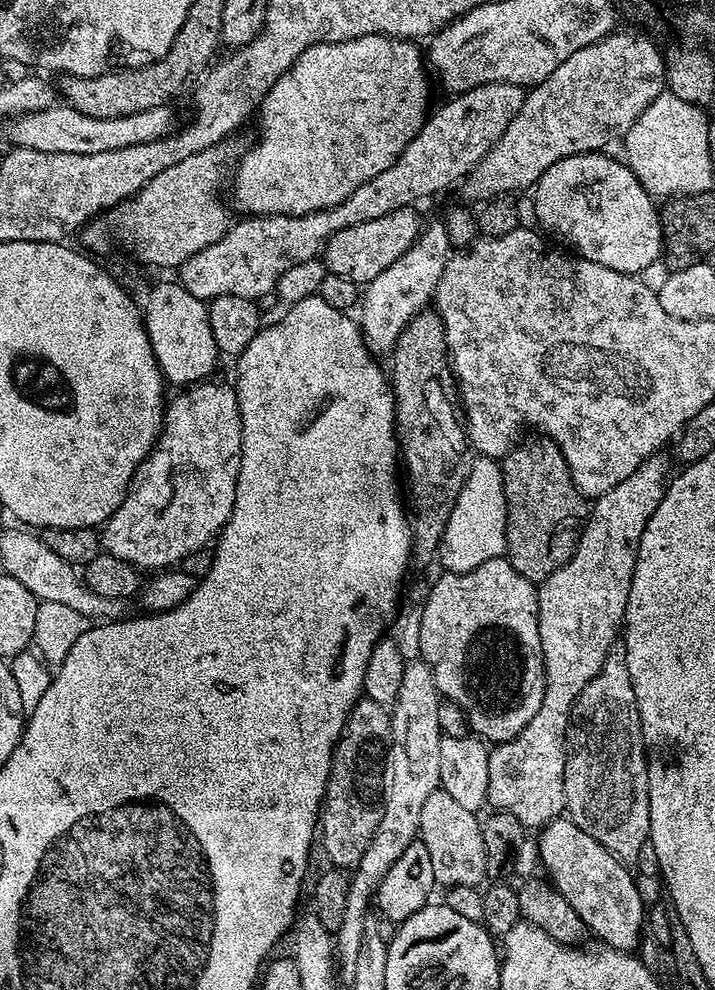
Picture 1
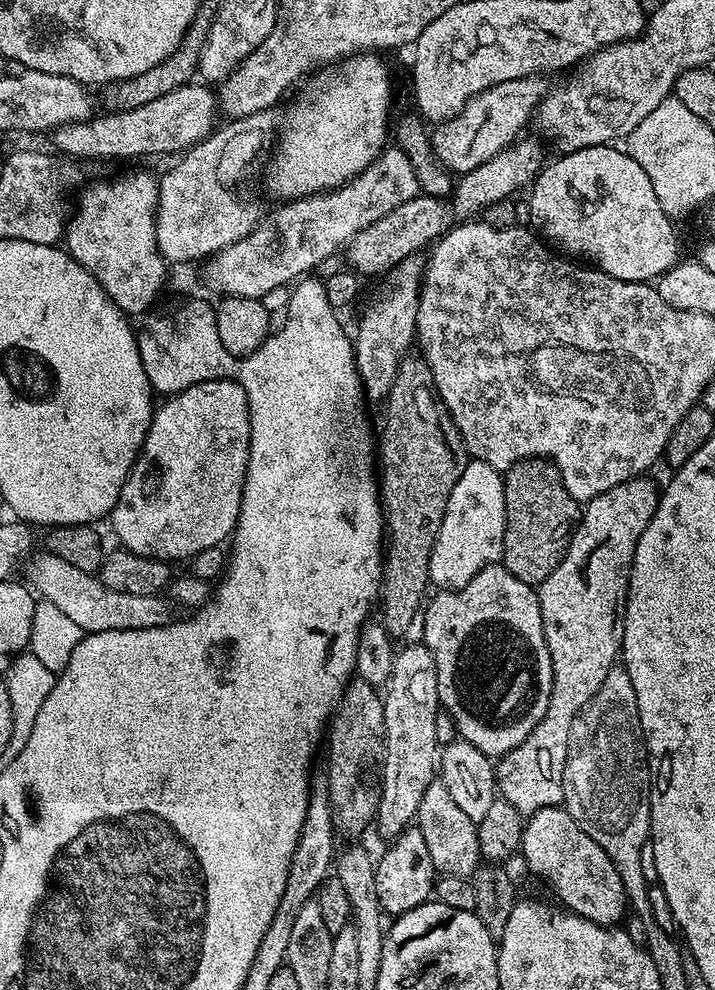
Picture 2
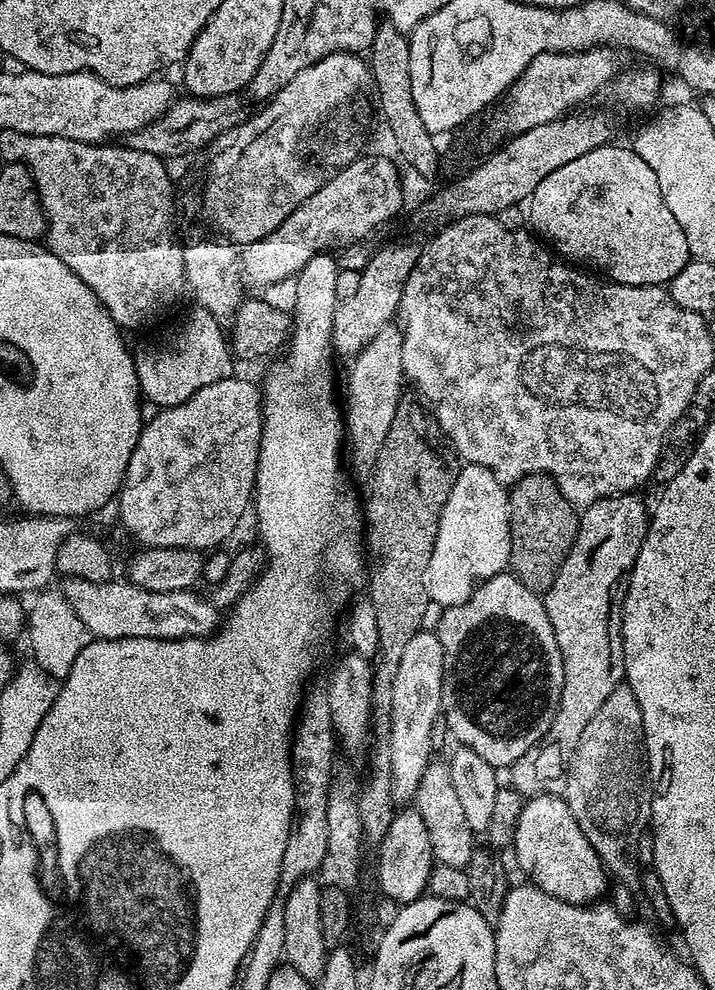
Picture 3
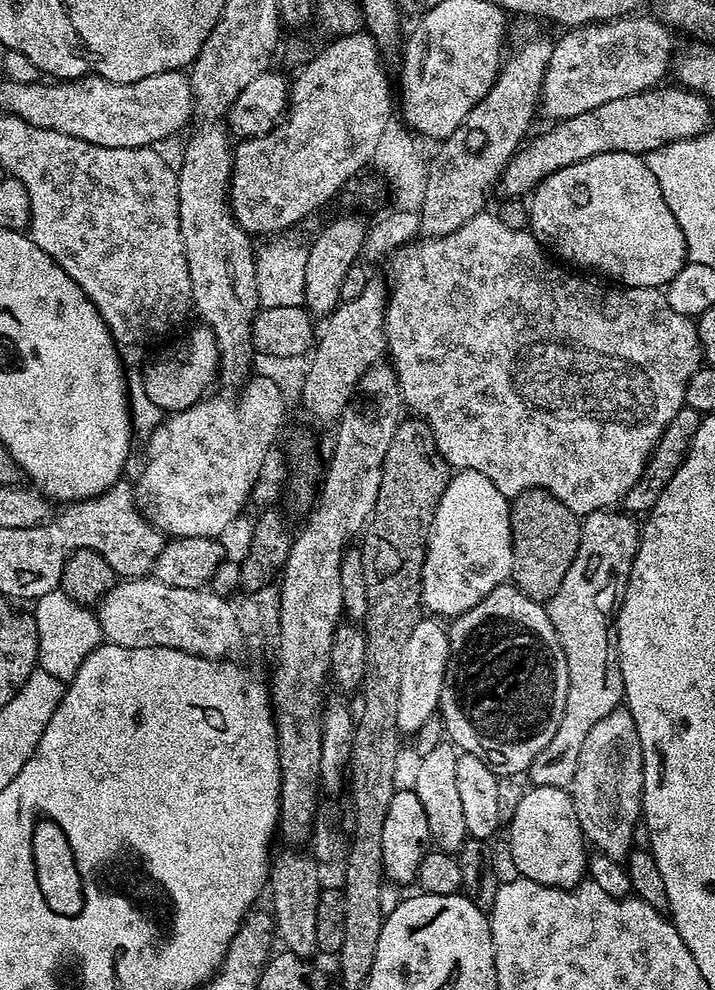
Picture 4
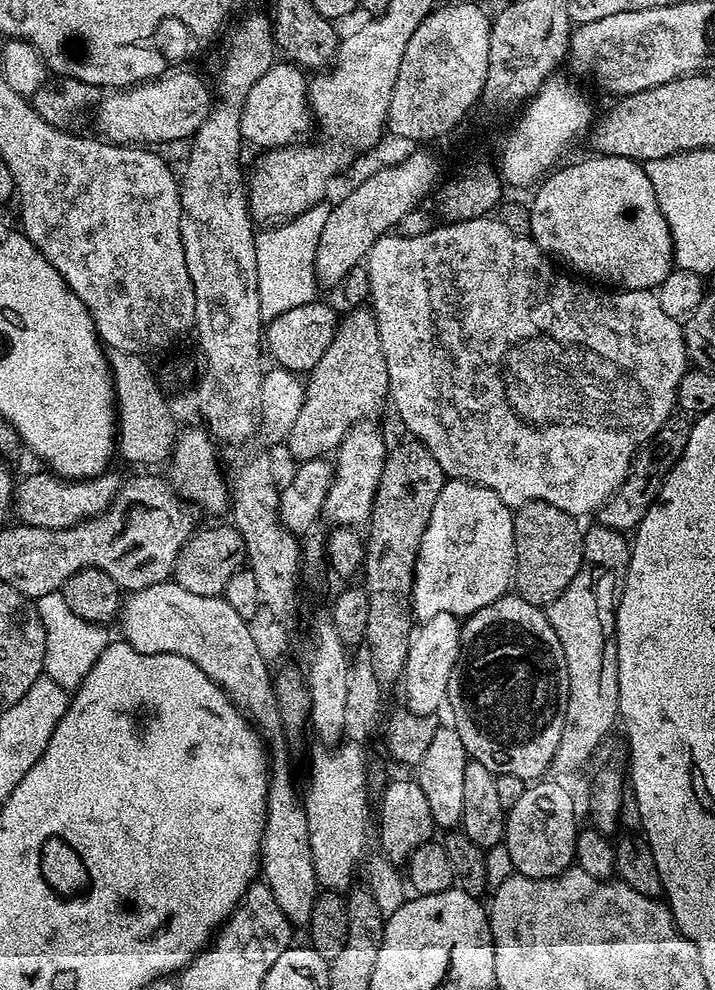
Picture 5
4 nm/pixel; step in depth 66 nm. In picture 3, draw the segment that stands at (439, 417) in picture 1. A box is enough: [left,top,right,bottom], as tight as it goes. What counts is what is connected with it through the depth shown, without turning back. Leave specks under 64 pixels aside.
[366,399,458,738]

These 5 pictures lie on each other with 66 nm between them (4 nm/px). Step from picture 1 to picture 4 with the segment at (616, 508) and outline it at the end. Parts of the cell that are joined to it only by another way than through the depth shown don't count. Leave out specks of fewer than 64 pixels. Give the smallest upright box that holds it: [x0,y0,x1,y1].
[527,510,642,789]

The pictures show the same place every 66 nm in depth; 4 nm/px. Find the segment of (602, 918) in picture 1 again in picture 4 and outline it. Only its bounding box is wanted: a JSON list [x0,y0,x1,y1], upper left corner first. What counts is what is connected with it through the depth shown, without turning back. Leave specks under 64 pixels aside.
[506,786,589,888]

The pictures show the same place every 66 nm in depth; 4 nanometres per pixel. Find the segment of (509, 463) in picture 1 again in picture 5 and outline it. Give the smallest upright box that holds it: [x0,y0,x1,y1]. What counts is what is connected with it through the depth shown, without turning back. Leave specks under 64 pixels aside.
[514,500,584,606]

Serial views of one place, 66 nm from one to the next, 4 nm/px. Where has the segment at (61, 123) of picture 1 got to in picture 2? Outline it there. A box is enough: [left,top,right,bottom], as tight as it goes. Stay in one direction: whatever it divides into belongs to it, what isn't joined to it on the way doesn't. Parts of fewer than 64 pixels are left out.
[50,82,218,160]

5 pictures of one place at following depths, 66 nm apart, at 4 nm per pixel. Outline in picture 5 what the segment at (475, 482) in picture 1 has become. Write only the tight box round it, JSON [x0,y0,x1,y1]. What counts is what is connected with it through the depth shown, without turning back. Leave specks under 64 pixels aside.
[412,479,516,621]

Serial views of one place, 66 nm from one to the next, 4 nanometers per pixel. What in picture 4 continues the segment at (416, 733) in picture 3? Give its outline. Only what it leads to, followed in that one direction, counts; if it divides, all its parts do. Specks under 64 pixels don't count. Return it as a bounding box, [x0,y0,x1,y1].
[398,618,451,733]

